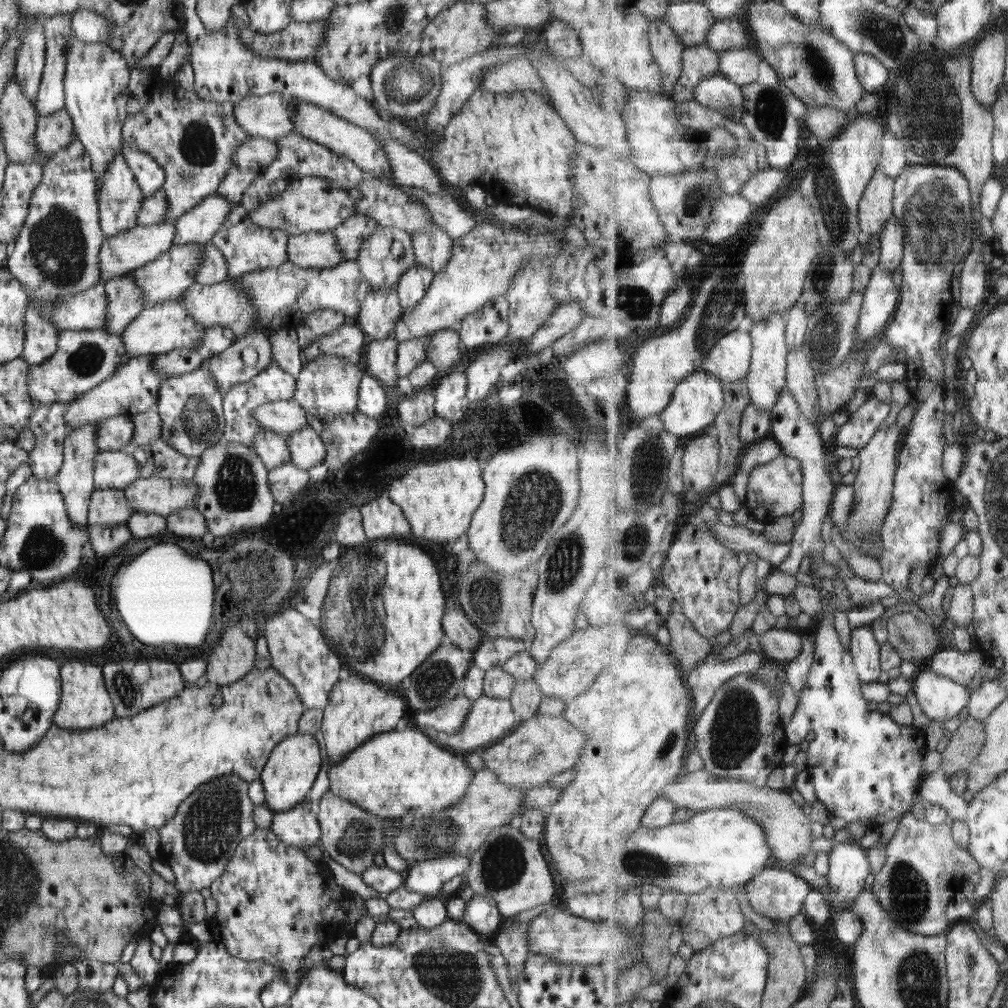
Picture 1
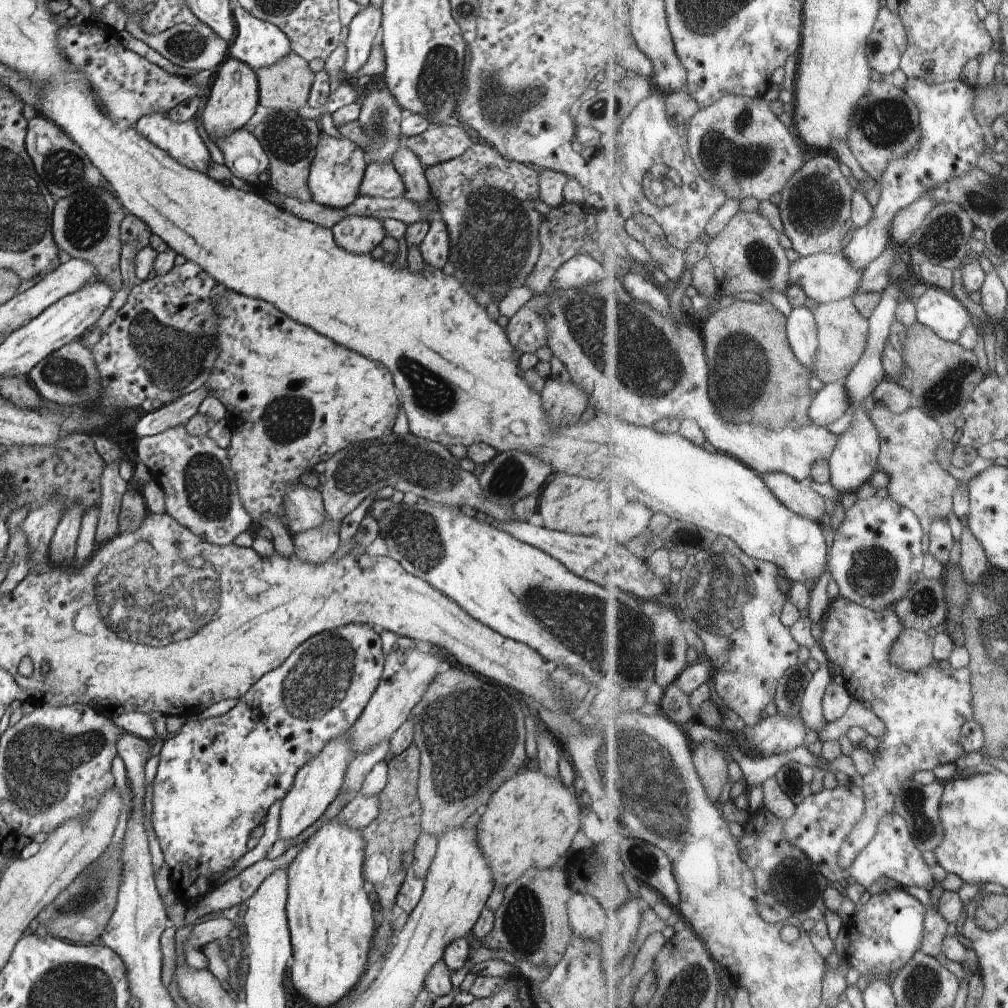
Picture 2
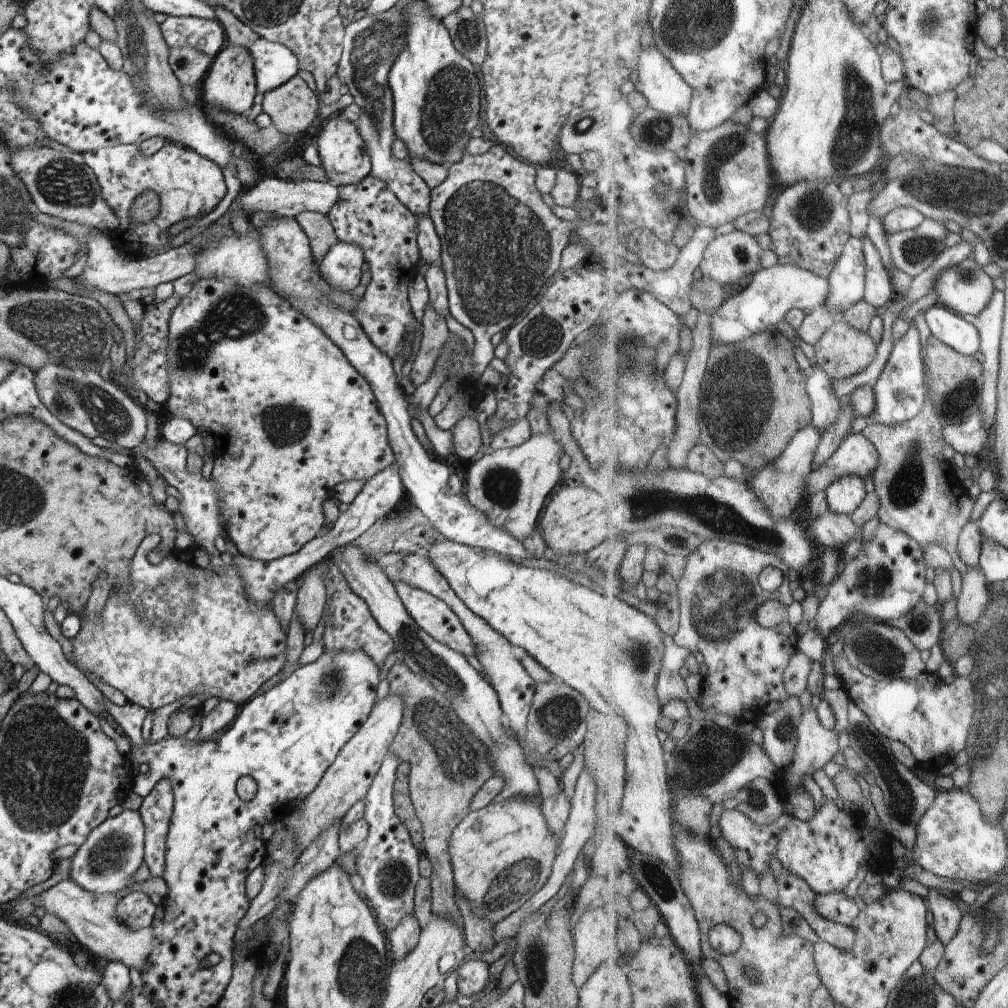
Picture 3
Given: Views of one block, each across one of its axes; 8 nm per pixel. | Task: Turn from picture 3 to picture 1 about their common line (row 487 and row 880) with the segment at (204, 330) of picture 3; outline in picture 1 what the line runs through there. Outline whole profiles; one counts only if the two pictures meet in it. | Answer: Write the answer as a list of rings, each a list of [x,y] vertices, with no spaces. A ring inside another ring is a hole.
[[[265,828],[254,829],[238,843],[224,873],[209,887],[217,906],[212,919],[220,922],[220,936],[228,953],[247,961],[270,962],[272,966],[278,966],[282,970],[281,978],[294,988],[305,976],[298,970],[302,968],[306,954],[314,946],[324,947],[330,940],[353,931],[367,910],[364,898],[336,884],[334,875],[323,862],[312,862],[300,847],[284,844],[271,829]]]

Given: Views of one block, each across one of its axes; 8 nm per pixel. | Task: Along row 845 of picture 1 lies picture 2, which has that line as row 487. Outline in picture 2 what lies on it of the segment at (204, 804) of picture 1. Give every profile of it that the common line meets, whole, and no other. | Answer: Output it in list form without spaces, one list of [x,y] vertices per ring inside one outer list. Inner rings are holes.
[[[176,426],[160,434],[141,436],[136,454],[161,485],[166,513],[194,536],[210,544],[228,545],[250,528],[252,518],[240,502],[228,452],[209,436],[196,438],[186,432],[185,426]]]

